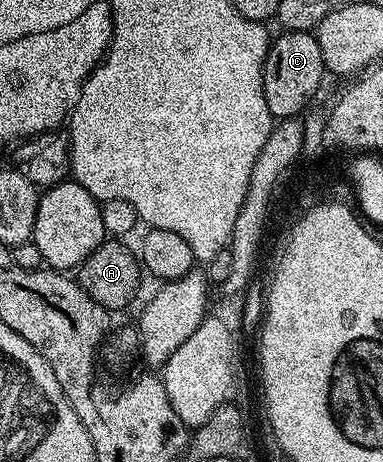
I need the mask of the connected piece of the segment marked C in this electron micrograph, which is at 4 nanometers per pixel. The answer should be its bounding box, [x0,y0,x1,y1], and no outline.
[264,30,326,120]

